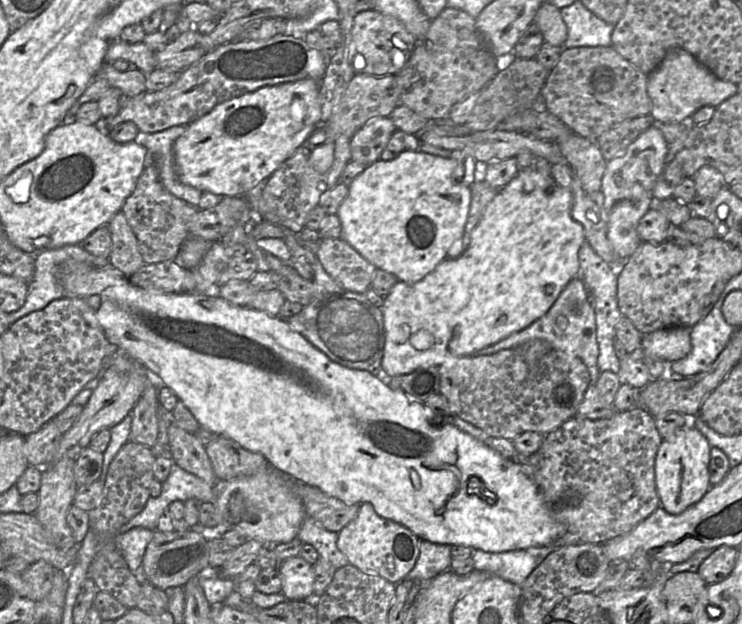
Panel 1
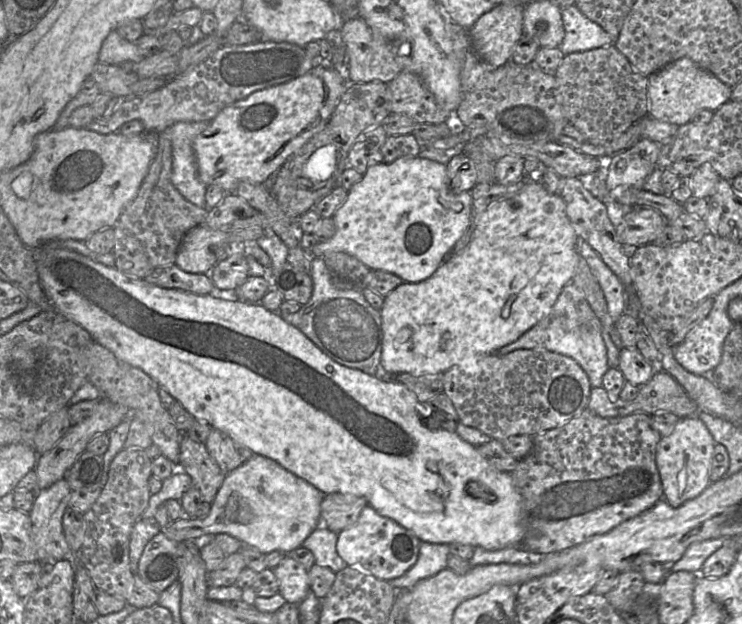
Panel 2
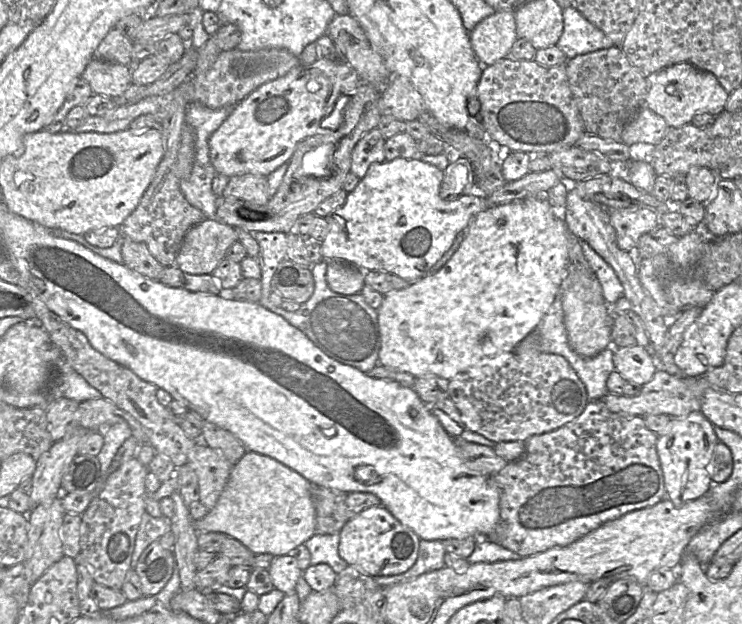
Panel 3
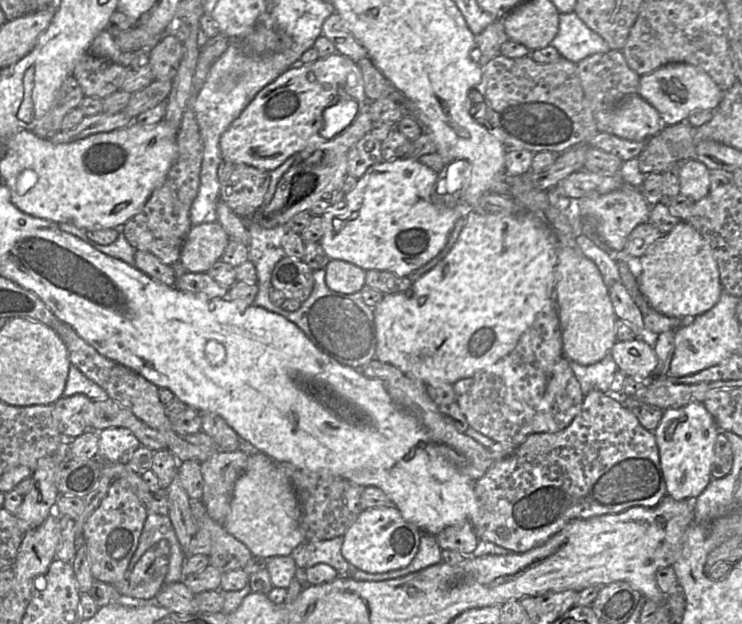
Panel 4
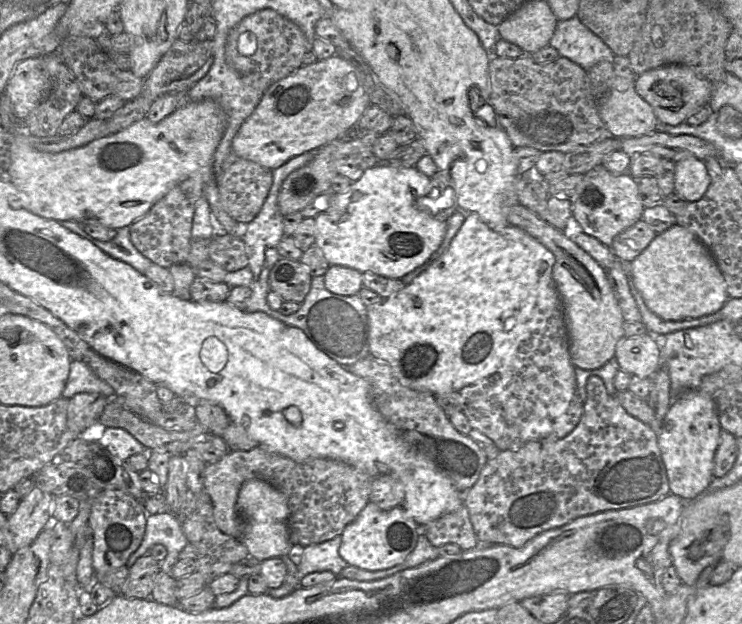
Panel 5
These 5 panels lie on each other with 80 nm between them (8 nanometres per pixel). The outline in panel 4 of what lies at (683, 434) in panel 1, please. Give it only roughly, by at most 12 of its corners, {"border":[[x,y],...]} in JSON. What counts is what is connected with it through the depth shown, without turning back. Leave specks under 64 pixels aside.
{"border":[[703,403],[663,413],[654,431],[667,495],[694,501],[720,430]]}

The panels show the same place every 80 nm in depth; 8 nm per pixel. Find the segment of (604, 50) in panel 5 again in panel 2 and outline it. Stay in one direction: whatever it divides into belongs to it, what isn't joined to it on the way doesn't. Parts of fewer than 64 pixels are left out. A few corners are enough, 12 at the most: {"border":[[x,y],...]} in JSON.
{"border":[[576,3],[561,9],[564,55],[613,45]]}

